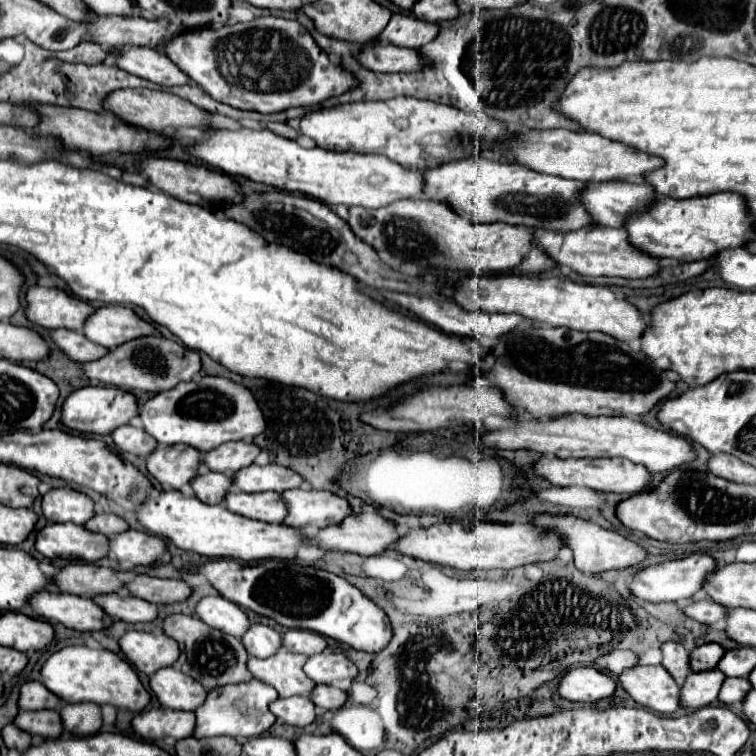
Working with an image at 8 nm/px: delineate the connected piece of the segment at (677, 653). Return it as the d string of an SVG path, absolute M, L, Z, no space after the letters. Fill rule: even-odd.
M663 642L661 652L663 652L663 662L661 664L665 666L665 670L673 678L685 678L691 672L689 666L687 666L689 652L679 642Z

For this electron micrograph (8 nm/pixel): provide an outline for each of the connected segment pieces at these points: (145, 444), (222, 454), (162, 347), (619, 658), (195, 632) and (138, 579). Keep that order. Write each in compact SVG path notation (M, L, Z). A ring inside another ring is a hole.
M119 426L117 430L111 432L111 438L113 438L113 444L123 450L123 452L131 452L135 456L147 456L151 454L151 450L155 450L155 438L151 438L145 430L141 428L135 428L135 426Z
M227 442L209 450L203 456L201 464L213 472L223 472L229 476L235 470L241 470L243 466L253 464L259 452L261 452L259 446L255 446L253 442Z
M149 334L109 350L99 360L85 362L81 368L89 380L97 380L121 390L143 390L159 394L175 388L179 382L189 382L201 370L201 360L199 352L189 350L165 336Z
M611 650L609 654L603 654L599 660L597 660L597 666L601 670L607 670L611 672L613 676L621 674L623 670L635 666L639 662L639 658L631 652L631 650Z
M169 614L163 620L163 632L177 640L181 648L181 656L177 660L177 668L191 676L193 680L201 682L207 690L223 684L239 684L243 680L251 680L251 672L247 670L247 650L243 648L241 640L229 634L223 634L221 630L215 630L201 622L197 616L185 616L185 614Z
M139 574L133 580L125 582L125 590L141 600L153 602L153 604L171 604L181 602L191 594L191 588L183 580L175 578L153 578Z

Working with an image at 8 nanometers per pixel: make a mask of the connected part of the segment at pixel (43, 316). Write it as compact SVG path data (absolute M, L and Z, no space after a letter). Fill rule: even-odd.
M31 286L25 292L25 316L29 322L43 328L71 328L81 330L87 314L91 314L91 304L65 294L57 288Z

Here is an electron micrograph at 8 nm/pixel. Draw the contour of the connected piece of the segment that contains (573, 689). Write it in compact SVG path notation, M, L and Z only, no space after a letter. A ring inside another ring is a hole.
M571 668L559 682L559 696L571 702L597 702L615 692L615 680L597 668Z

